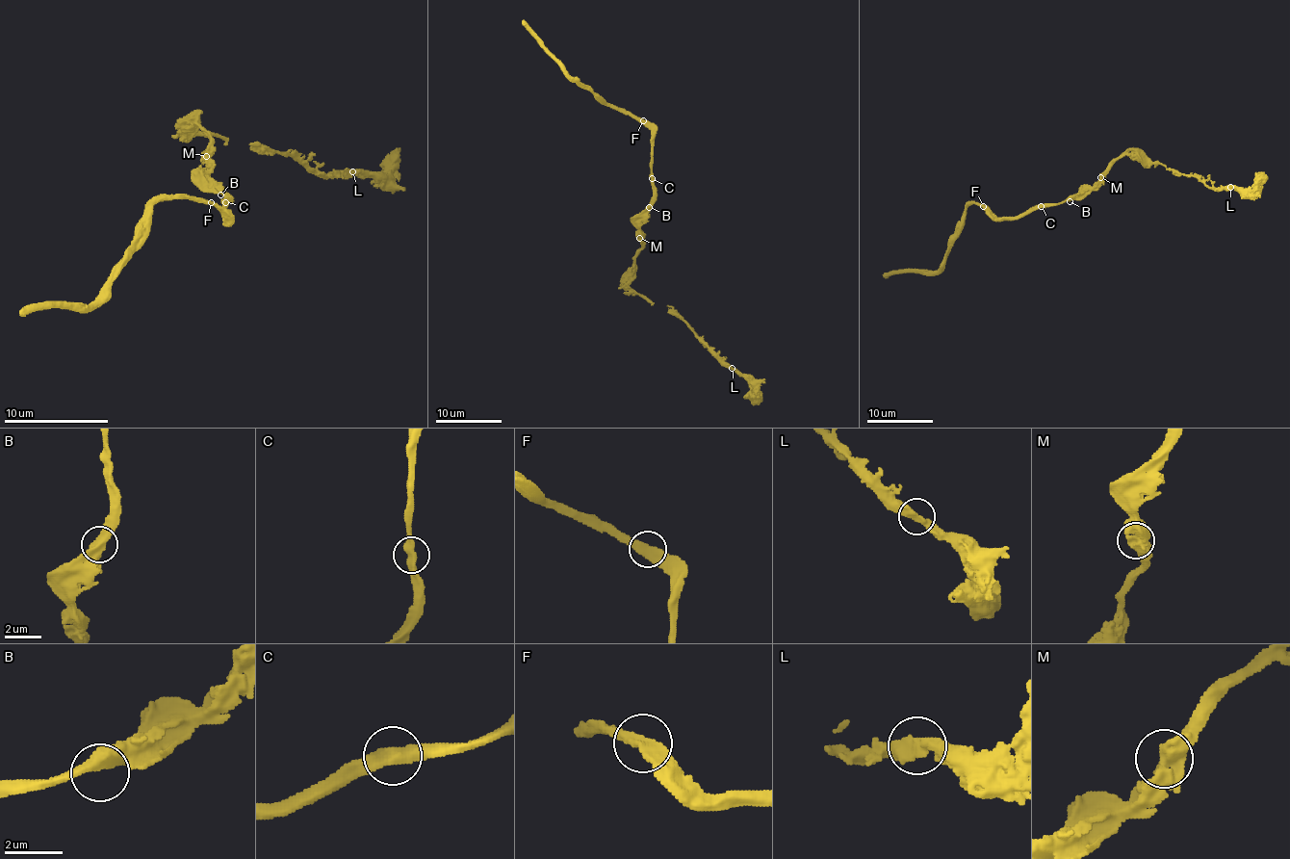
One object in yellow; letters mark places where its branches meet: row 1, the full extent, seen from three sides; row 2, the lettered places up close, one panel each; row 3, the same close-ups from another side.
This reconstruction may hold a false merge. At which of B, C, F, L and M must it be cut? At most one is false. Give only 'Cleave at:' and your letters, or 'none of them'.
Cleave at: none of them

